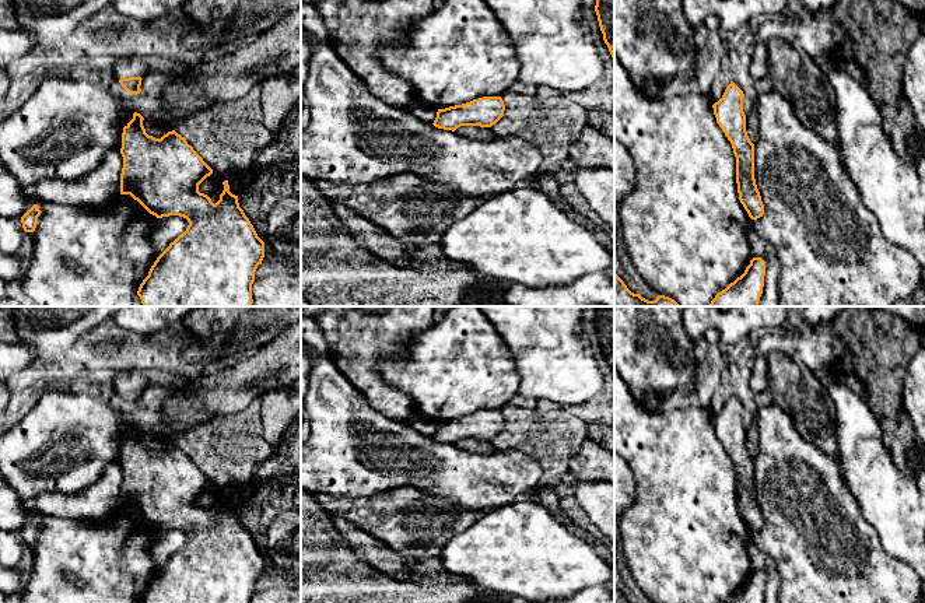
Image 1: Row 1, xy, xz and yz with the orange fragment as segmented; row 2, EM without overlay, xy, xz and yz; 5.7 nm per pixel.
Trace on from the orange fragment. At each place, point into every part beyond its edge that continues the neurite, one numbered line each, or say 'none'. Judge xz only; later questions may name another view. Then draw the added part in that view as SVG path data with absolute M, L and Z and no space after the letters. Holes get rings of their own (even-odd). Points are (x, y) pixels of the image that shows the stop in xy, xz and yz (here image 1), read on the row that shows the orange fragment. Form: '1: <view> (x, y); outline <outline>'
none

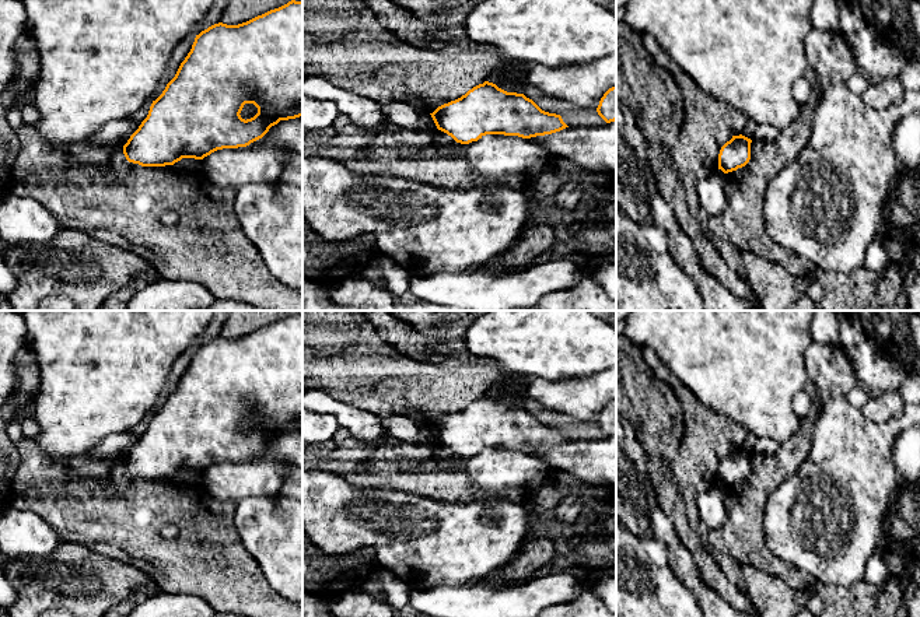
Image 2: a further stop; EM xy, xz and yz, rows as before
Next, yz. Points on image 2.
none

